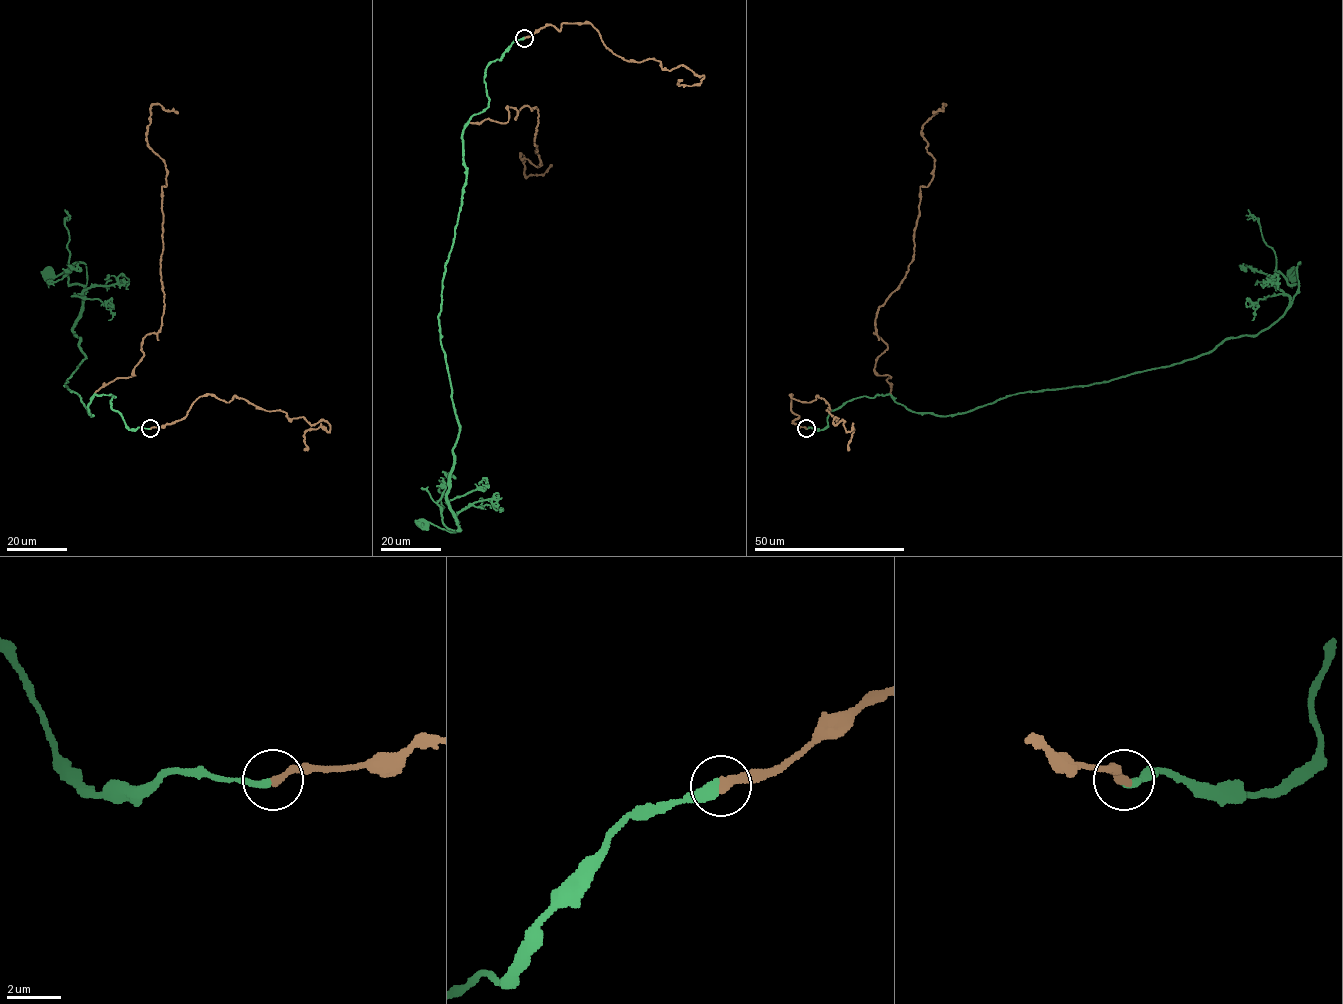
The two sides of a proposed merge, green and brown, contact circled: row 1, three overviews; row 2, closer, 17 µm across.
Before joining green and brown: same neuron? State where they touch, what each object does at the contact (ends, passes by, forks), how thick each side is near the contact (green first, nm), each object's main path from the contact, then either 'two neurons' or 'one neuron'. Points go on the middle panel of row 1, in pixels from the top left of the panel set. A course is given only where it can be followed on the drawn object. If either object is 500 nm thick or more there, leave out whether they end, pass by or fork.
(524, 38) | green ends | brown ends | 360/340 nm | green via (523, 38), (487, 67), (488, 105), (463, 129), (438, 316), (460, 529), (422, 524) | brown via (524, 38), (506, 107), (515, 119), (524, 106), (538, 111), (541, 165), (521, 153), (524, 175), (552, 164) | one neuron

